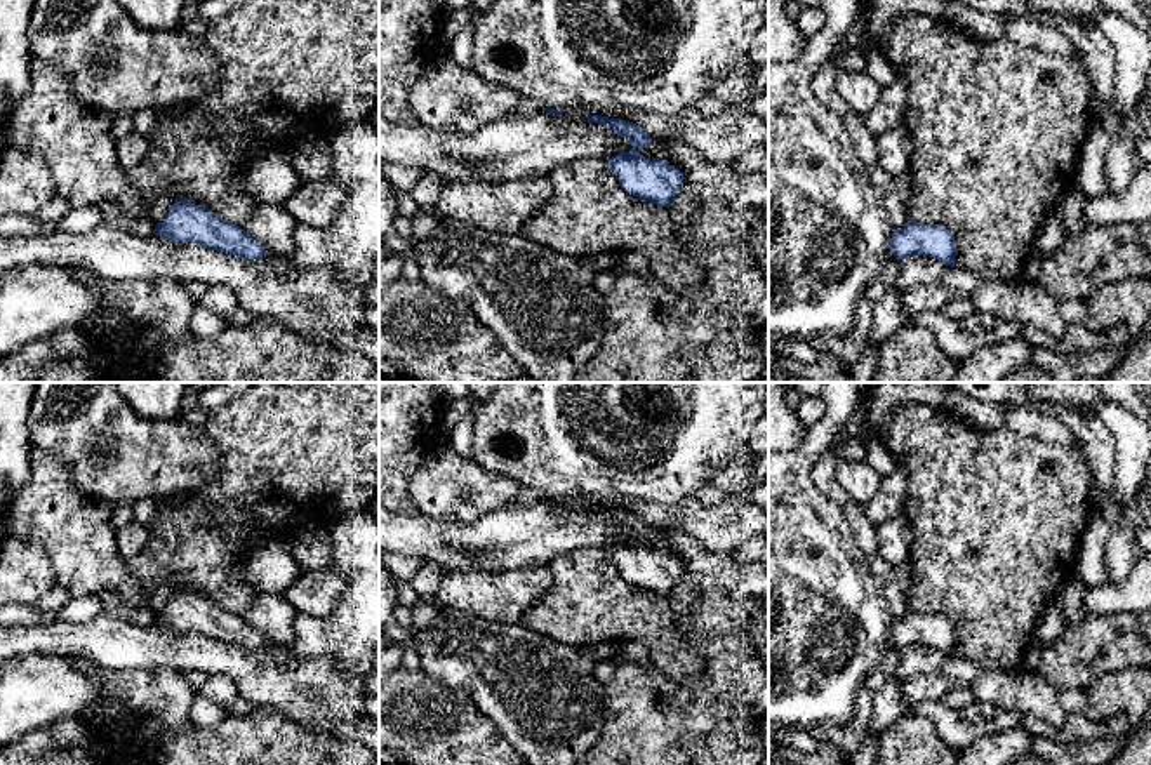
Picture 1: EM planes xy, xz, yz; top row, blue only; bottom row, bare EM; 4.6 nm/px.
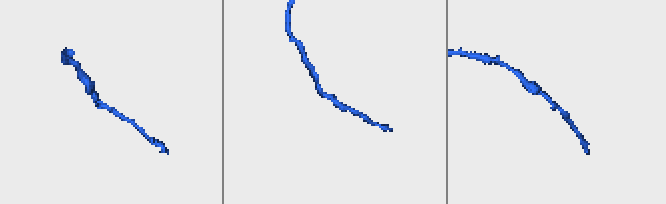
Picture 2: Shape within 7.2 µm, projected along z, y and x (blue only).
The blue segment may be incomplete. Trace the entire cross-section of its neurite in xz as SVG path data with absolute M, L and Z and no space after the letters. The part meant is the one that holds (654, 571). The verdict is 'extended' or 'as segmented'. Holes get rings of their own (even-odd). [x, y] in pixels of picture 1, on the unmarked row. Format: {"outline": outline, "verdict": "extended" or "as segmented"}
{"outline": "M589 504L584 511L605 515L631 532L629 541L621 541L609 549L624 581L657 596L671 596L682 577L683 562L668 551L640 544L640 539L652 530L642 516L602 504Z", "verdict": "as segmented"}

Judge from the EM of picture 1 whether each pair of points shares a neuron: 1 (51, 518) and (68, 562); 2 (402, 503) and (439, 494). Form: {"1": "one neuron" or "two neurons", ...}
{"1": "one neuron", "2": "two neurons"}

